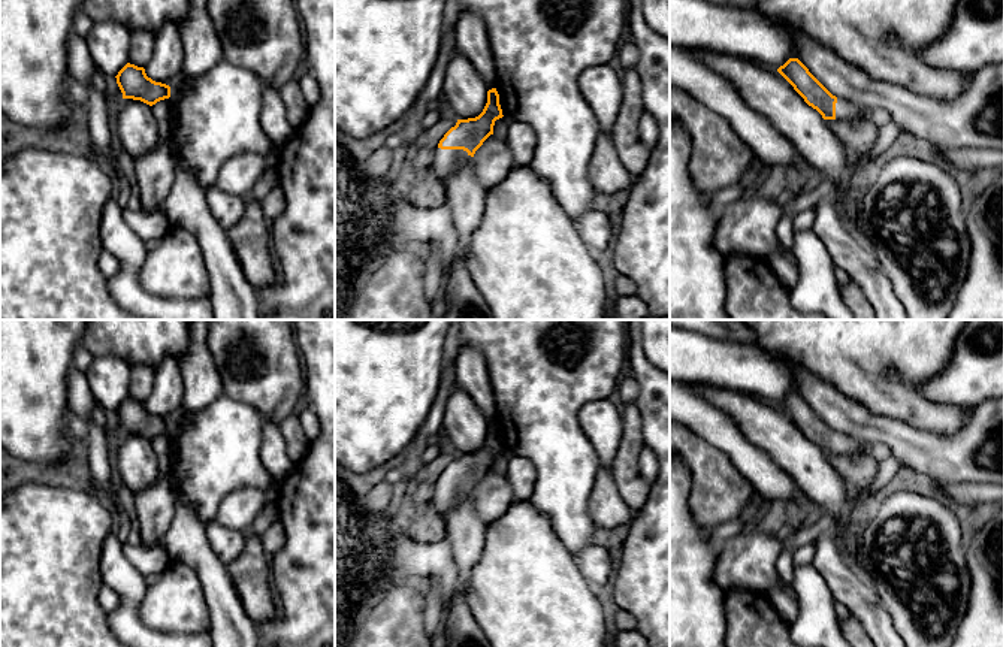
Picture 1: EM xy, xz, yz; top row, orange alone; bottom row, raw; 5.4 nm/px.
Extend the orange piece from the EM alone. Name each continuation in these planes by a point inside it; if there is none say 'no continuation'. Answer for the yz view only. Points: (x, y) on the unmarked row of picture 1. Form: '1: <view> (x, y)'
1: yz (845, 446)

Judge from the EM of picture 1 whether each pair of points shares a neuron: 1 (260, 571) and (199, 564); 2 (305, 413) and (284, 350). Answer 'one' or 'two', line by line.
1: two
2: two

